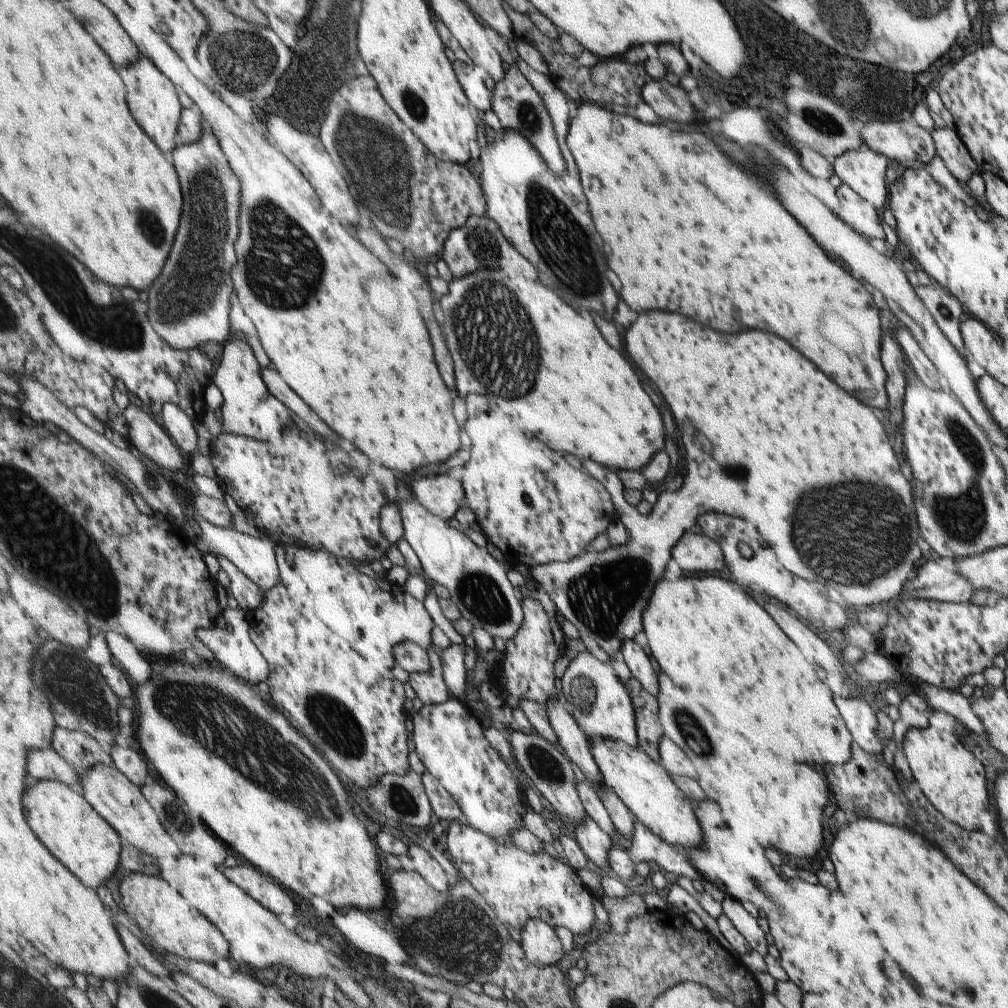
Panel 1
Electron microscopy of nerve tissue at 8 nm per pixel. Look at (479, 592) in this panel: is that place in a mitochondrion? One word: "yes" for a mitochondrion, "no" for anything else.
yes

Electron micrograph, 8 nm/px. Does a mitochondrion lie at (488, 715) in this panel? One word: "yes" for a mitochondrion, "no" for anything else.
no

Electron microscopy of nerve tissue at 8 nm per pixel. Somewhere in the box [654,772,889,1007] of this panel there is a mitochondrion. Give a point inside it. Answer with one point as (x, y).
(754, 881)

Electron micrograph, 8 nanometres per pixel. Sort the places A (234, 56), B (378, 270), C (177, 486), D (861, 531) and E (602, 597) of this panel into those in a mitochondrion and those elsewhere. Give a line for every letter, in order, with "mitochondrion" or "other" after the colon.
A: mitochondrion
B: other
C: other
D: mitochondrion
E: mitochondrion

